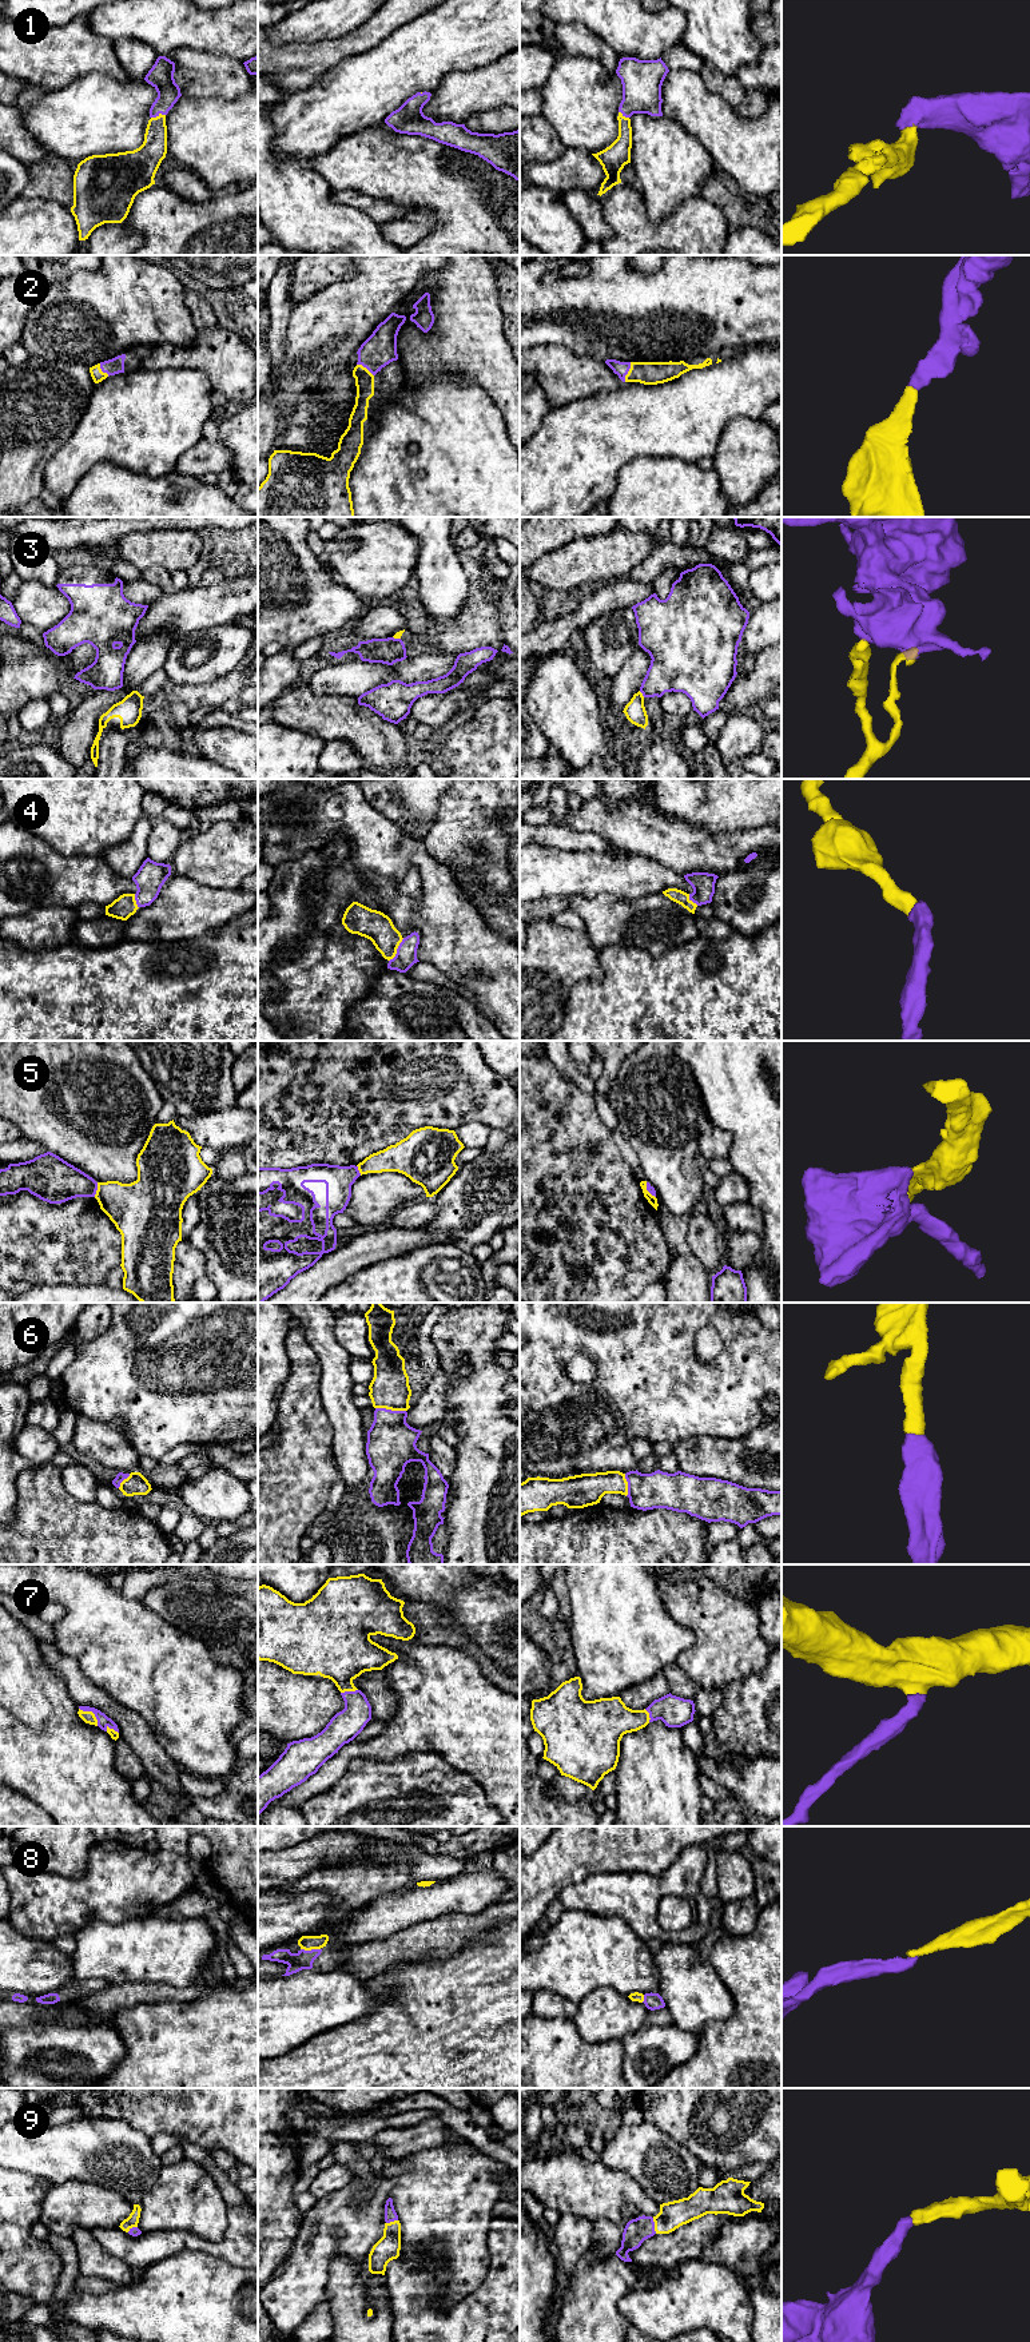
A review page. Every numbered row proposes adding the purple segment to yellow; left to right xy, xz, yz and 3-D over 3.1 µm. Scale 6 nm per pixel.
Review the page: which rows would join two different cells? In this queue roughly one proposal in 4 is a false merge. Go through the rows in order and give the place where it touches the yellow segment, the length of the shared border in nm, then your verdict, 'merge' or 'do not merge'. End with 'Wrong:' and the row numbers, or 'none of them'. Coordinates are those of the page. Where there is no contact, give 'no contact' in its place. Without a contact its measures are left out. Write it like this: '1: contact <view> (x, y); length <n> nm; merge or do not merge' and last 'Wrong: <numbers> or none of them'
1: contact xy (159, 114); length 90 nm; merge
2: contact yz (628, 372); length 130 nm; merge
3: contact yz (641, 694); length 50 nm; do not merge
4: contact xz (396, 950); length 170 nm; merge
5: contact xy (98, 1189); length 90 nm; do not merge
6: contact xz (390, 1408); length 190 nm; merge
7: contact xy (92, 1713); length 160 nm; merge
8: contact xz (310, 1949); length 120 nm; merge
9: contact yz (655, 2226); length 100 nm; merge
Wrong: 3, 5

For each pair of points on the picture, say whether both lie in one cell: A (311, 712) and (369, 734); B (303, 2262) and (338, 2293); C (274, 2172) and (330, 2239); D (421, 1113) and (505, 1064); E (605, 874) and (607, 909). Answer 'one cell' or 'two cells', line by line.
A: one cell
B: two cells
C: two cells
D: two cells
E: two cells

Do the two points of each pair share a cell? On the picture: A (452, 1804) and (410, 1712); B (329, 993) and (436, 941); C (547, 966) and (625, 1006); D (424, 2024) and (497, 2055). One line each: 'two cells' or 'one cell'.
A: two cells
B: two cells
C: two cells
D: one cell

